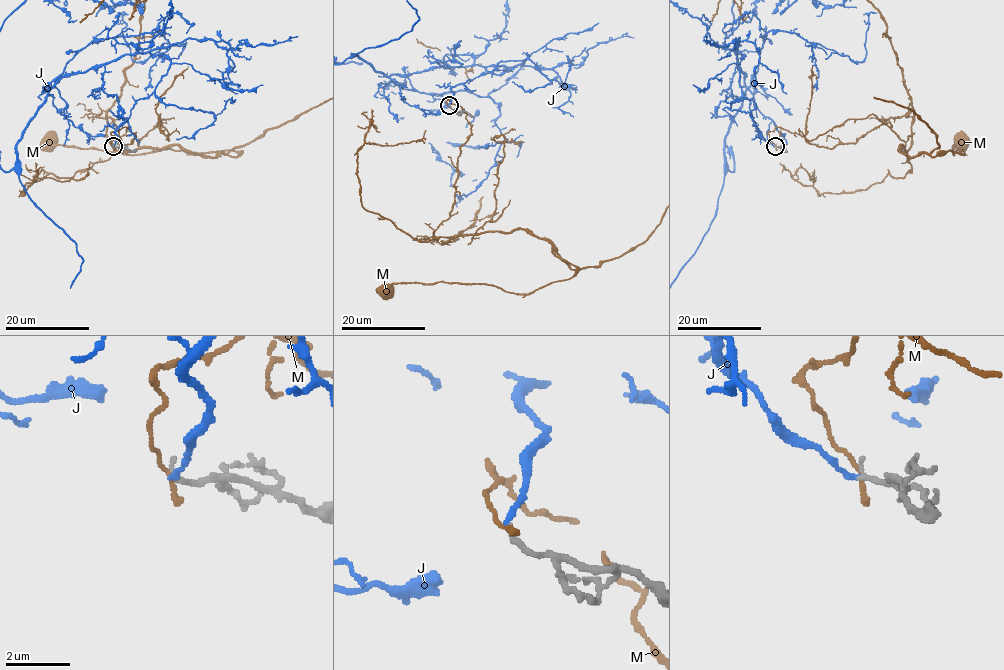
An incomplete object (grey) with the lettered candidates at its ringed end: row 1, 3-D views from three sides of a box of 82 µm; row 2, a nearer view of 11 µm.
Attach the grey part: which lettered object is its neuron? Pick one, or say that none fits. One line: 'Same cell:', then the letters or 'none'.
Same cell: J

